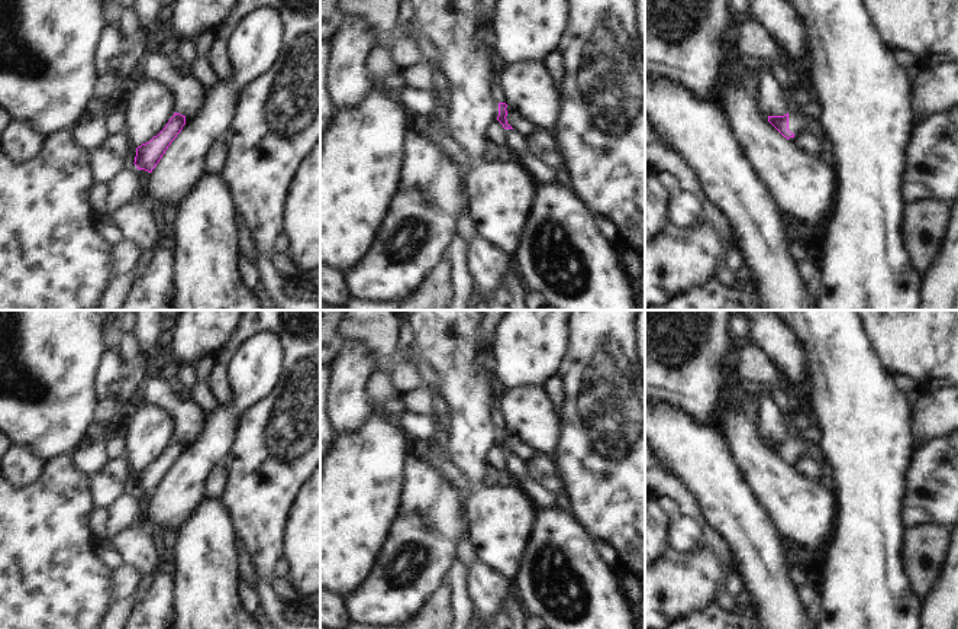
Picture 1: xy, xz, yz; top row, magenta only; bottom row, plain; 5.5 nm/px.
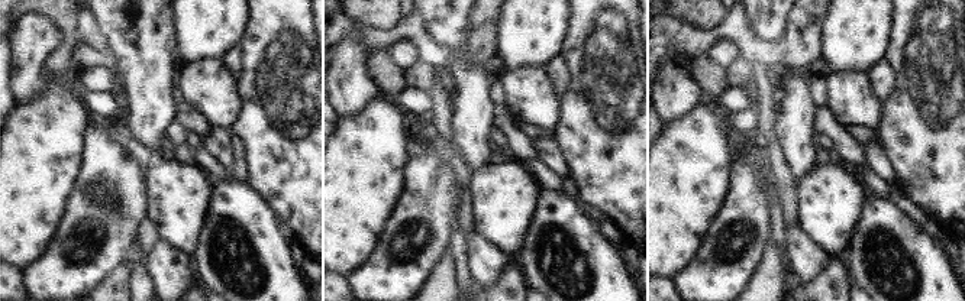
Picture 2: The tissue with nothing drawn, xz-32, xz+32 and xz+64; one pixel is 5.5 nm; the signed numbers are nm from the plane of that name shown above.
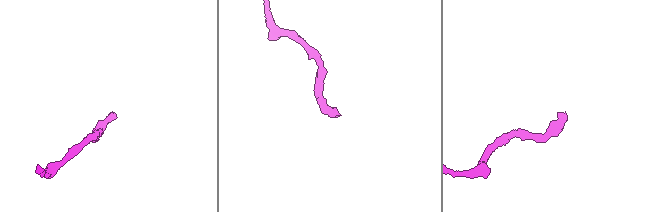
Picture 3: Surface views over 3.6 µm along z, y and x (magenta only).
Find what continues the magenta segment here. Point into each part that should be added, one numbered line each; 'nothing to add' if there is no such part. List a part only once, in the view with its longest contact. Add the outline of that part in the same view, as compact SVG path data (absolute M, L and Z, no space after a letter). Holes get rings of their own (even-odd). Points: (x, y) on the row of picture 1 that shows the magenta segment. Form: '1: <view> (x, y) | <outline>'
1: yz (797, 121) | M793 77L787 93L788 93L788 130L791 133L799 133L803 129L817 130L816 125L812 125L801 109L801 104L797 103L794 91L799 87L796 77Z

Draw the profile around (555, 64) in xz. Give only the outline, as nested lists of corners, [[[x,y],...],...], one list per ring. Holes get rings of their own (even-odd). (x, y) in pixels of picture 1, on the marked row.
[[[555,51],[543,59],[546,70],[549,71],[555,88],[562,91],[562,84],[567,77],[565,59],[561,51]]]

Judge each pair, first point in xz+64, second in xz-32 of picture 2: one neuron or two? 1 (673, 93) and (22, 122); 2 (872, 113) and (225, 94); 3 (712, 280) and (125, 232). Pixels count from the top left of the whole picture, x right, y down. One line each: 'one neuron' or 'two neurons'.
1: two neurons
2: one neuron
3: one neuron

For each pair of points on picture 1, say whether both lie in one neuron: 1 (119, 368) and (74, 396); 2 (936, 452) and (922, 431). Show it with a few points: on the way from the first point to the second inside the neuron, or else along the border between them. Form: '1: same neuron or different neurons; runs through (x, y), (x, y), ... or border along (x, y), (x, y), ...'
1: different neurons; border along (96, 380), (97, 387)
2: different neurons; border along (942, 436), (936, 436), (913, 451)

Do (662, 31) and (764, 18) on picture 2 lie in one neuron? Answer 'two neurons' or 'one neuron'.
two neurons

